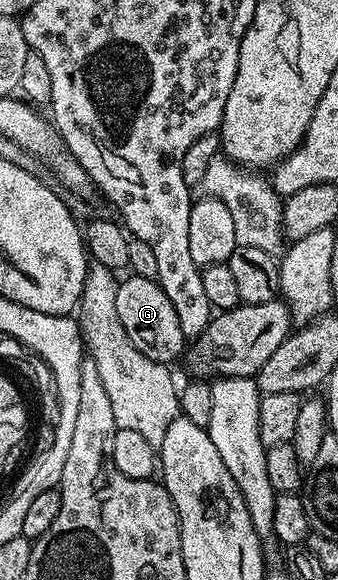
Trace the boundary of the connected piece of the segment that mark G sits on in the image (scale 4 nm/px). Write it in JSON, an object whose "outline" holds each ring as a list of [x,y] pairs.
{"outline":[[[137,274],[128,276],[118,285],[118,296],[114,296],[114,308],[118,308],[118,320],[122,320],[122,328],[126,328],[126,336],[130,336],[130,344],[142,352],[142,356],[150,356],[150,360],[172,364],[176,357],[186,350],[186,339],[182,332],[182,324],[178,324],[178,312],[174,312],[174,304],[170,304],[170,296],[162,292],[155,278],[143,278]]]}

